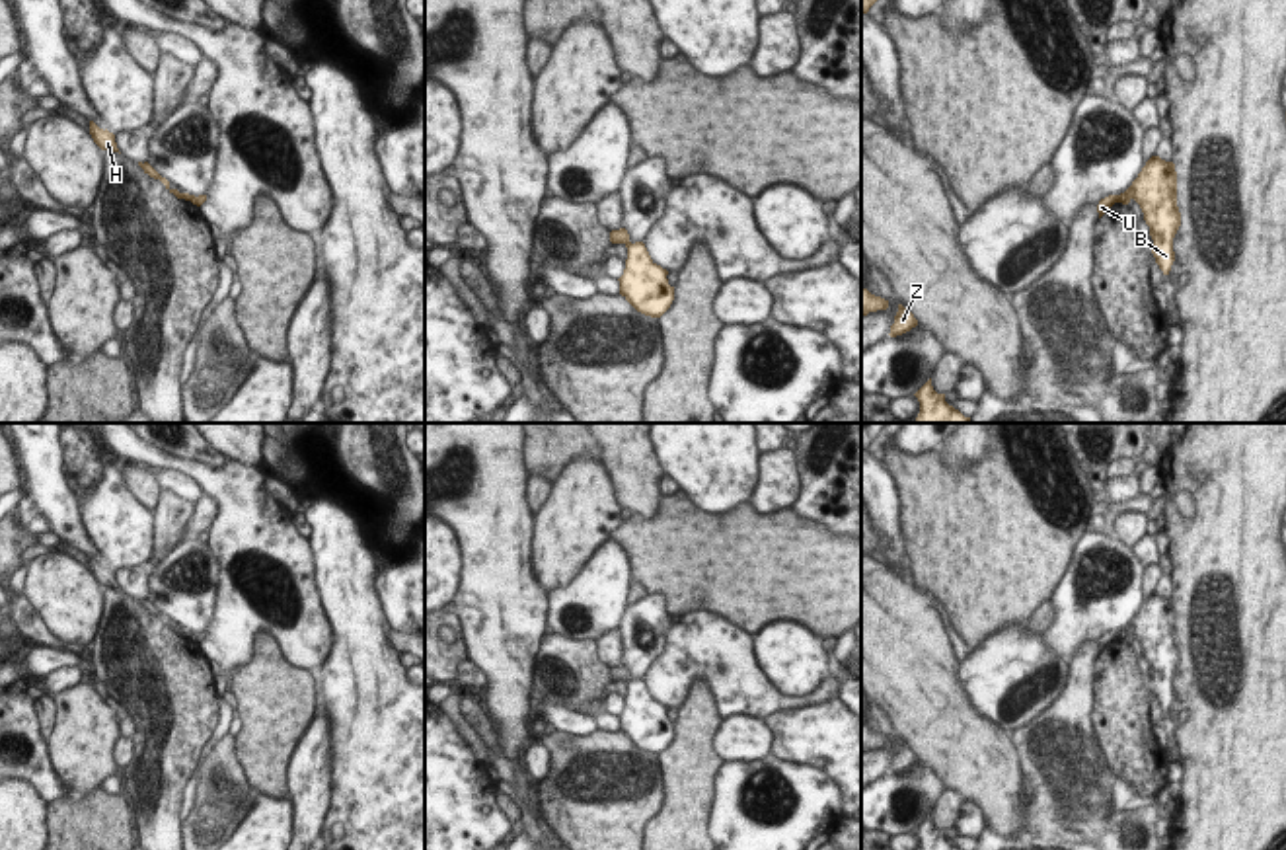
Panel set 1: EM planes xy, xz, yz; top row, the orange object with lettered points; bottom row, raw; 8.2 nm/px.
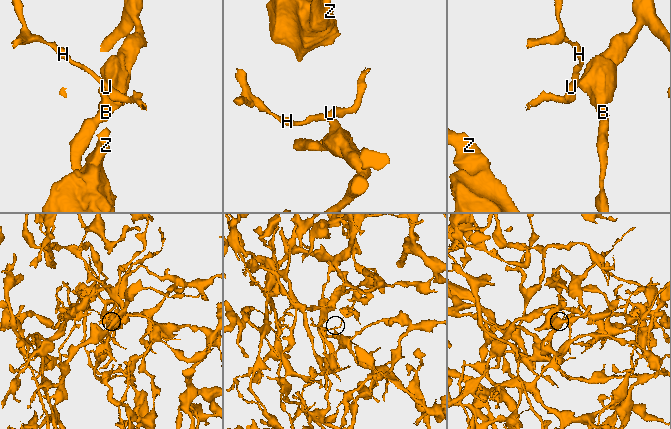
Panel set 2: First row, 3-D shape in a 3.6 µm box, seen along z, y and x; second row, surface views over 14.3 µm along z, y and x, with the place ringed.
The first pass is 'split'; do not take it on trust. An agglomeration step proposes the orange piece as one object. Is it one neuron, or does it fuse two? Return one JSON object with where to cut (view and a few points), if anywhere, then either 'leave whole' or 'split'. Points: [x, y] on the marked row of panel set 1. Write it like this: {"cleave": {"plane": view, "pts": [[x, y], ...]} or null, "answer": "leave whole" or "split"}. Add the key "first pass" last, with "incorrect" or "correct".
{"cleave": {"plane": "yz", "pts": [[1115, 195], [1117, 201]]}, "answer": "split", "first pass": "correct"}

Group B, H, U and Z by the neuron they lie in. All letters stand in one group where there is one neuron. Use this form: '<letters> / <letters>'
B Z / H U

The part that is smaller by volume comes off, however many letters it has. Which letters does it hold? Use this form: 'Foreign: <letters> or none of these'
Foreign: H, U

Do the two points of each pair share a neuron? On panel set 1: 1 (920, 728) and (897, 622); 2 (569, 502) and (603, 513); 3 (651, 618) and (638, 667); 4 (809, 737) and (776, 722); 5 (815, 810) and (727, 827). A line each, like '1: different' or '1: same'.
1: same
2: same
3: same
4: same
5: same

